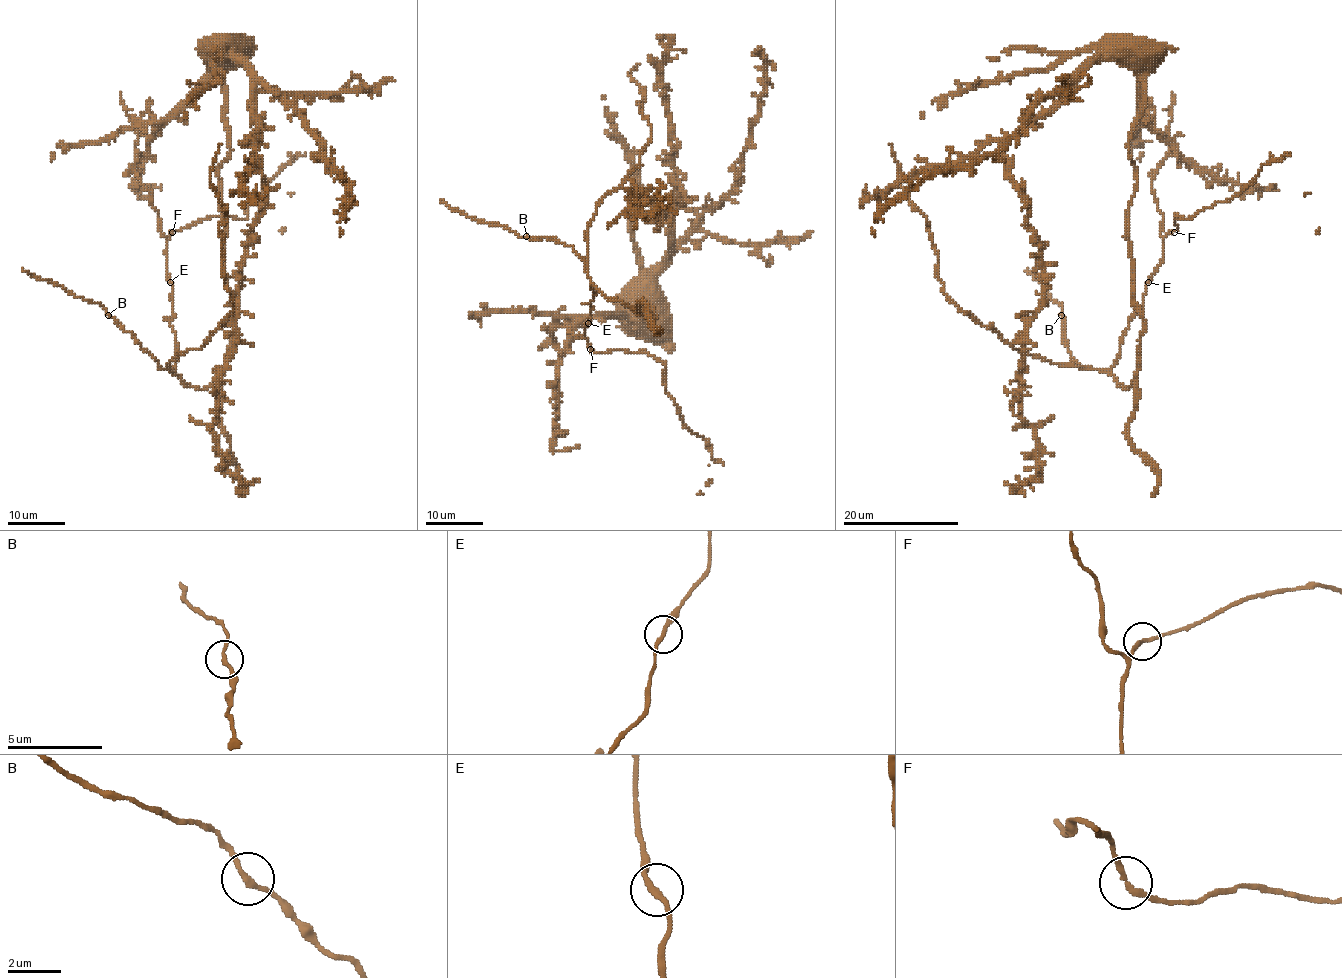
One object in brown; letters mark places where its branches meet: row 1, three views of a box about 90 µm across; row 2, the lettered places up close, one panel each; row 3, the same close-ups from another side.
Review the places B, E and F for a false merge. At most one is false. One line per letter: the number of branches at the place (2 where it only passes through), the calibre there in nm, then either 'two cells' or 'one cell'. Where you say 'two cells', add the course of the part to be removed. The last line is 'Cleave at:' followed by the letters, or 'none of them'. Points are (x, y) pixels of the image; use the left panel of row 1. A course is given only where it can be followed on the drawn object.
B: 2 | 190 nm | one cell
E: 2 | 200 nm | one cell
F: 2 | 200 nm | one cell
Cleave at: none of them

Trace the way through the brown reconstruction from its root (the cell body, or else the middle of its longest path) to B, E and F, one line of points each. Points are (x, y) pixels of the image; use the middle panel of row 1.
B: (633, 294), (561, 352), (551, 332), (585, 337), (591, 320), (587, 264), (526, 236)
E: (633, 294), (626, 314), (587, 316), (562, 352), (554, 343), (551, 332), (558, 326), (585, 337), (588, 323)
F: (633, 294), (626, 314), (587, 316), (562, 352), (551, 332), (567, 326), (575, 337), (582, 336), (590, 349)

